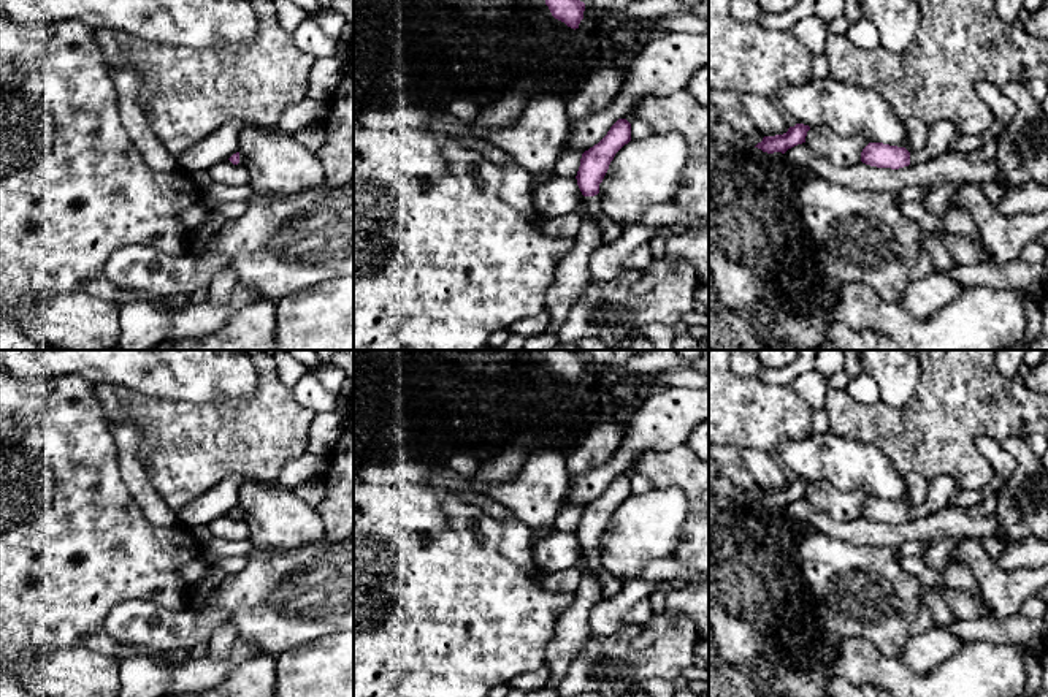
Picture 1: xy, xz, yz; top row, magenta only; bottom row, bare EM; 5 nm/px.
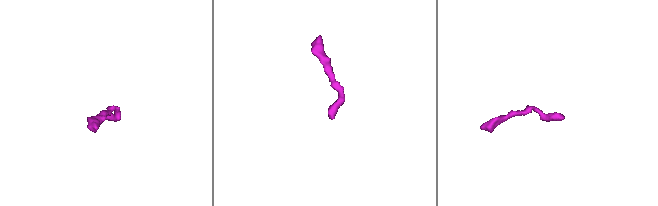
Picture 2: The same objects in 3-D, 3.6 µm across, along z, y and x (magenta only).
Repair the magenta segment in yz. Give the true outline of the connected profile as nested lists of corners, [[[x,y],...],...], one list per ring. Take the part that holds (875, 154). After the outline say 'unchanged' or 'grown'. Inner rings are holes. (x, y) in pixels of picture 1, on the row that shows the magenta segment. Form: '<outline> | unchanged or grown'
[[[940,120],[929,127],[924,149],[910,154],[905,147],[883,143],[869,143],[861,152],[861,162],[877,168],[899,169],[908,165],[923,163],[951,150],[951,144],[961,131],[951,120]]] | grown

